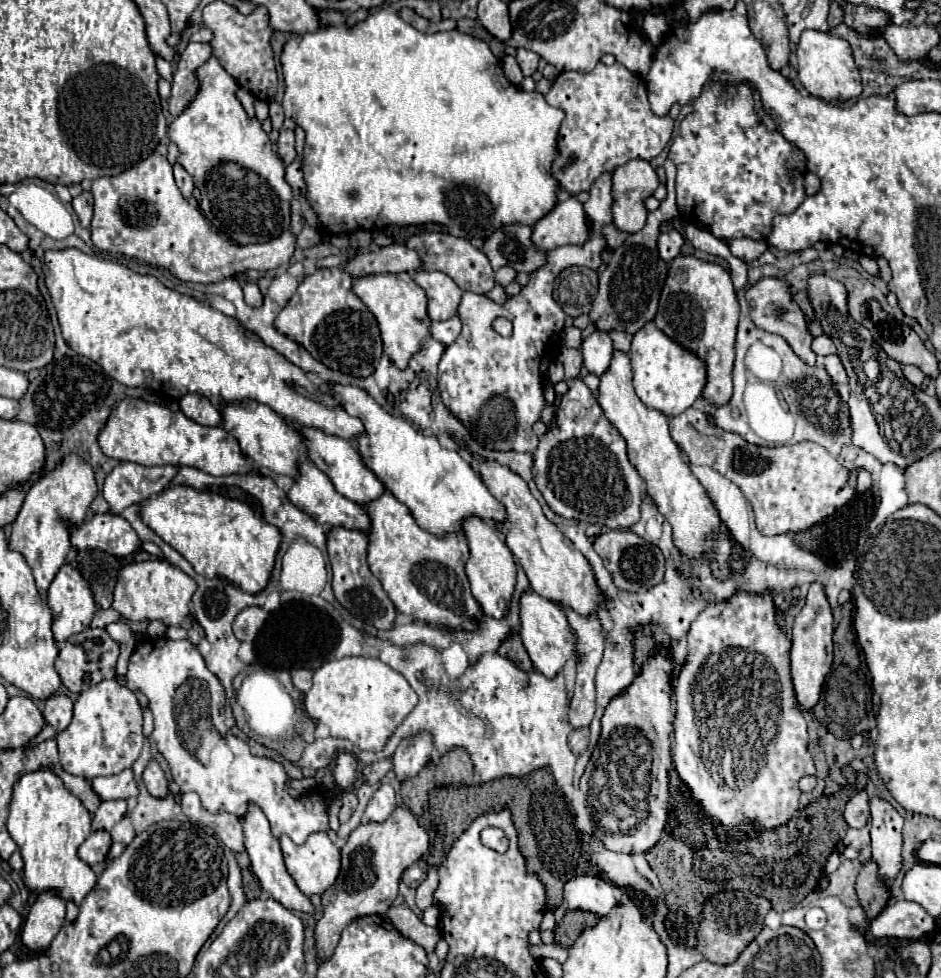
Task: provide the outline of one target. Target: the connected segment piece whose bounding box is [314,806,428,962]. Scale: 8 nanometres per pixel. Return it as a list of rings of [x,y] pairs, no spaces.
[[[398,806],[382,824],[360,824],[342,846],[342,868],[338,880],[322,894],[322,918],[316,922],[316,958],[328,960],[340,940],[340,932],[356,918],[368,914],[386,914],[398,896],[402,872],[428,850],[428,834],[416,816]]]

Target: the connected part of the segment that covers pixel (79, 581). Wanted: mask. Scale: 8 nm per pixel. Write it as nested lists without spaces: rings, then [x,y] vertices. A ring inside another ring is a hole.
[[[68,564],[62,566],[52,580],[46,602],[54,618],[52,632],[58,644],[64,644],[70,636],[88,628],[96,612],[88,582]]]

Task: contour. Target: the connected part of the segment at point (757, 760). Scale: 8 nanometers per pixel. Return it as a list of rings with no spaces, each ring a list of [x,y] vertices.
[[[738,592],[734,594],[728,602],[722,604],[710,604],[700,616],[692,622],[688,630],[688,646],[686,646],[686,658],[680,666],[678,678],[676,678],[676,688],[674,688],[674,702],[676,702],[676,720],[674,720],[674,766],[682,778],[682,782],[690,788],[692,798],[706,810],[710,816],[712,824],[716,826],[718,838],[734,838],[742,840],[748,836],[750,830],[758,828],[776,828],[792,818],[792,814],[798,810],[798,780],[804,774],[814,774],[814,762],[808,752],[808,730],[806,730],[806,720],[800,712],[800,708],[794,702],[792,694],[792,678],[790,678],[790,642],[788,638],[780,632],[776,626],[776,612],[774,612],[774,602],[770,594],[748,594],[748,592]]]

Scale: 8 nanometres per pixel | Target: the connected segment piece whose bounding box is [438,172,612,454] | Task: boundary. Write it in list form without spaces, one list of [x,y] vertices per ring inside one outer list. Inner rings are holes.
[[[606,172],[592,184],[590,200],[584,204],[584,210],[586,210],[590,226],[592,226],[590,240],[582,246],[550,250],[548,264],[530,276],[530,282],[522,288],[522,292],[518,296],[508,298],[504,304],[496,304],[490,298],[486,298],[484,294],[474,294],[474,292],[464,292],[464,296],[462,296],[462,302],[458,306],[458,316],[462,320],[462,332],[454,344],[446,346],[446,350],[442,354],[442,360],[438,366],[438,388],[440,388],[440,398],[446,404],[446,408],[450,410],[450,414],[454,414],[462,422],[462,426],[468,428],[470,436],[488,450],[504,450],[504,452],[514,450],[514,452],[532,454],[538,446],[538,436],[532,432],[532,426],[540,420],[540,412],[546,406],[546,400],[544,400],[544,370],[548,366],[546,358],[548,358],[550,350],[554,350],[554,352],[560,350],[560,334],[562,334],[564,320],[566,320],[566,314],[552,298],[552,284],[554,284],[556,276],[568,266],[586,266],[586,268],[598,270],[598,266],[602,262],[600,258],[606,248],[606,240],[600,234],[600,228],[604,224],[612,222],[612,174]],[[500,316],[508,318],[514,326],[514,334],[510,338],[500,336],[492,328],[492,322]]]

